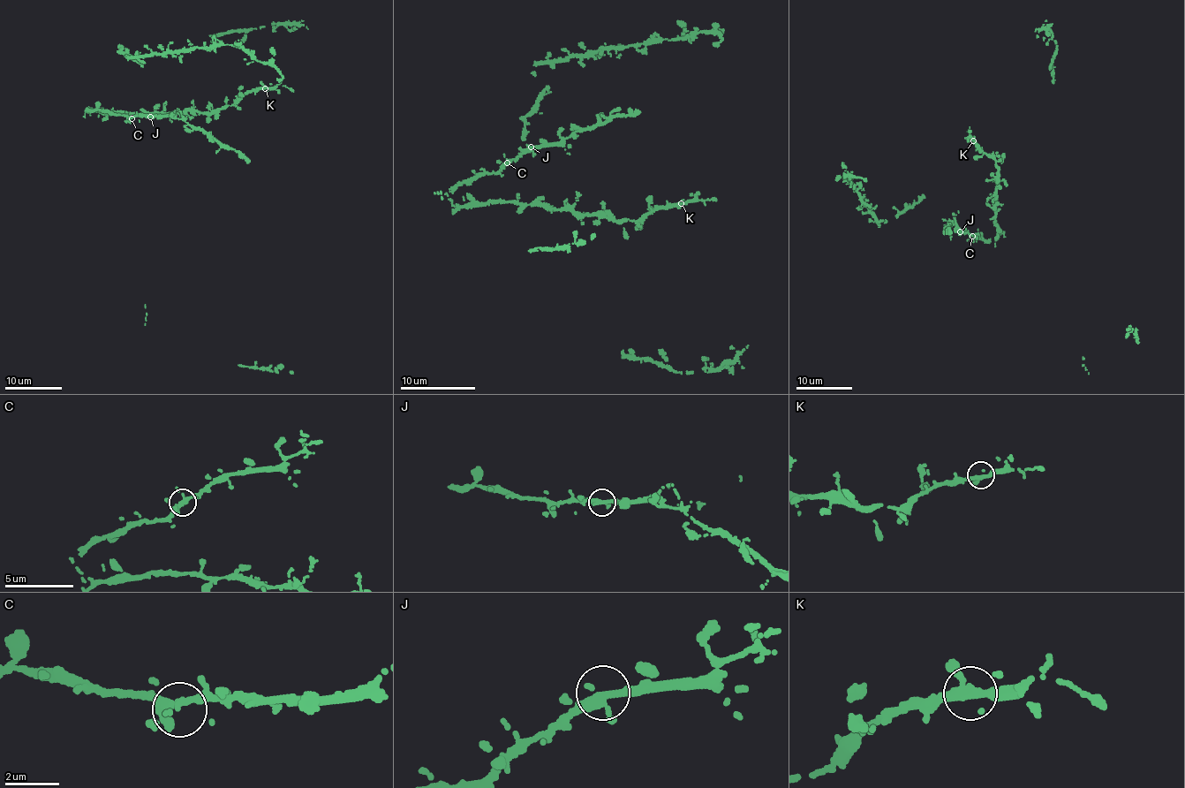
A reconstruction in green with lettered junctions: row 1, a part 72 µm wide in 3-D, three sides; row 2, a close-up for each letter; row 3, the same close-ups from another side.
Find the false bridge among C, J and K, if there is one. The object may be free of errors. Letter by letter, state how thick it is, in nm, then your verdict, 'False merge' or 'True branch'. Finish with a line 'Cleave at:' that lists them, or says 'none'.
C: Thickness 260 nm. True branch
J: Thickness 280 nm. True branch
K: Thickness 280 nm. True branch
Cleave at: none

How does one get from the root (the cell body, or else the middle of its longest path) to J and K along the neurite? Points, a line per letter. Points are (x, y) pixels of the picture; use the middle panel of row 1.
J: (508, 162), (528, 152), (531, 147)
K: (508, 162), (496, 172), (463, 180), (451, 188), (449, 199), (458, 206), (515, 200), (636, 221), (681, 203)

